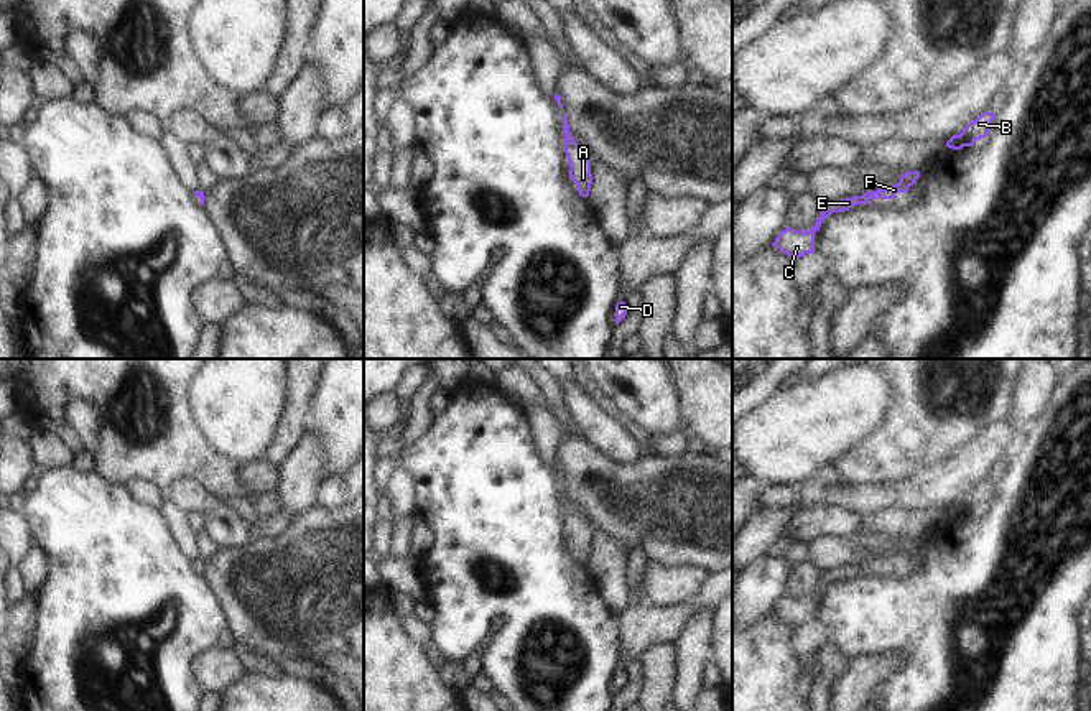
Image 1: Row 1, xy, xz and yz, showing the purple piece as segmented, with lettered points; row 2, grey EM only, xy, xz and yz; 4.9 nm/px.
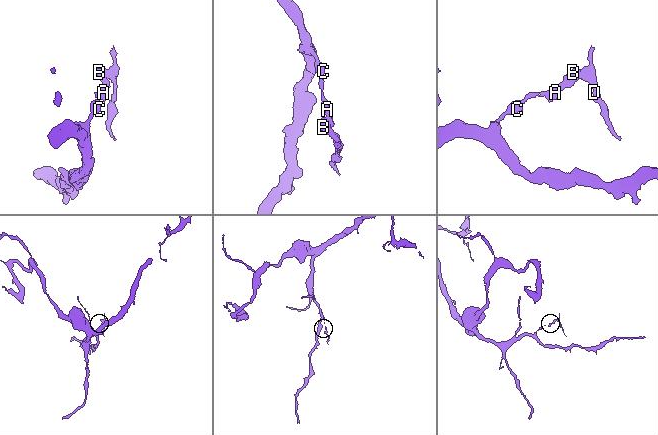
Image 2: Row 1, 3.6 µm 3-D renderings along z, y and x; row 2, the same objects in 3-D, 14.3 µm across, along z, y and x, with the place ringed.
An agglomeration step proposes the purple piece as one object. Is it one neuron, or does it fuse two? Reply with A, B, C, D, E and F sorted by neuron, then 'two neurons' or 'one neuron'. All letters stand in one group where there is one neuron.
groups A B C D E F; one neuron

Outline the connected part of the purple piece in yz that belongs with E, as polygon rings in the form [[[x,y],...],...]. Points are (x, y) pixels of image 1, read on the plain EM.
[[[907,540],[900,545],[900,550],[890,556],[867,560],[862,565],[852,565],[836,571],[823,571],[821,584],[816,588],[815,594],[810,599],[803,601],[787,596],[778,602],[772,614],[795,629],[806,622],[813,622],[815,601],[819,599],[821,591],[828,588],[833,581],[849,579],[851,574],[867,573],[870,568],[894,568],[897,561],[907,561],[908,556],[913,555],[918,546],[920,540]]]

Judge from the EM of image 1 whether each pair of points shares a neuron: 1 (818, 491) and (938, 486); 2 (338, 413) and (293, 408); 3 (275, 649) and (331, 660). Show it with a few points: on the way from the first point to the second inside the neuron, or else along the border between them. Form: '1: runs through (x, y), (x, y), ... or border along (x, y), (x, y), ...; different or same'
1: runs through (848, 496), (909, 494); same
2: border along (320, 376), (305, 430); different
3: border along (346, 655), (321, 654), (306, 659); different

